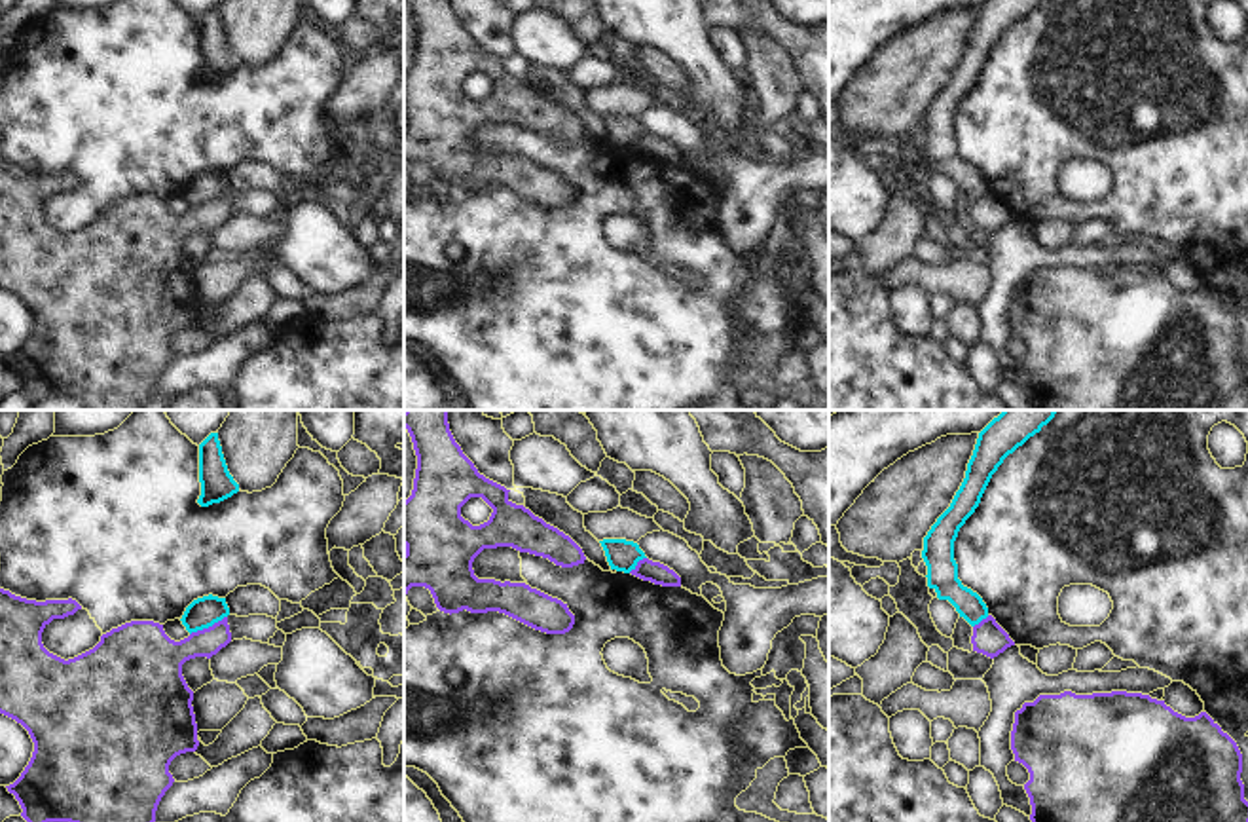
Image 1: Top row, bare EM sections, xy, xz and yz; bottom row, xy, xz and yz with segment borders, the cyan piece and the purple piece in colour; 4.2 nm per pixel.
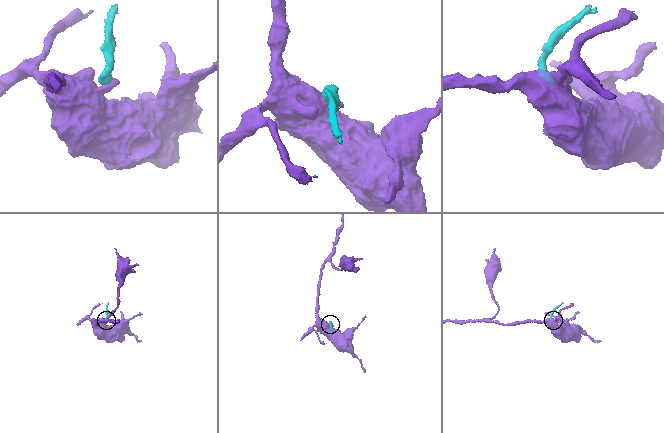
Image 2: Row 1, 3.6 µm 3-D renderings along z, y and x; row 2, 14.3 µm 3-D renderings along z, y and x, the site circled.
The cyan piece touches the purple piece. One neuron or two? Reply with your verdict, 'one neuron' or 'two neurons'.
two neurons

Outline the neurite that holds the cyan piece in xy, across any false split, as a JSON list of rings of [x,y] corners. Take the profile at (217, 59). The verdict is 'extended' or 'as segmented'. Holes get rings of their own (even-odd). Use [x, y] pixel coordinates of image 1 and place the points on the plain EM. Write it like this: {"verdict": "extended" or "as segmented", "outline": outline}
{"verdict": "as segmented", "outline": [[[211,8],[199,19],[199,57],[201,70],[197,78],[201,82],[220,78],[239,66],[239,59],[228,46],[218,8]]]}

